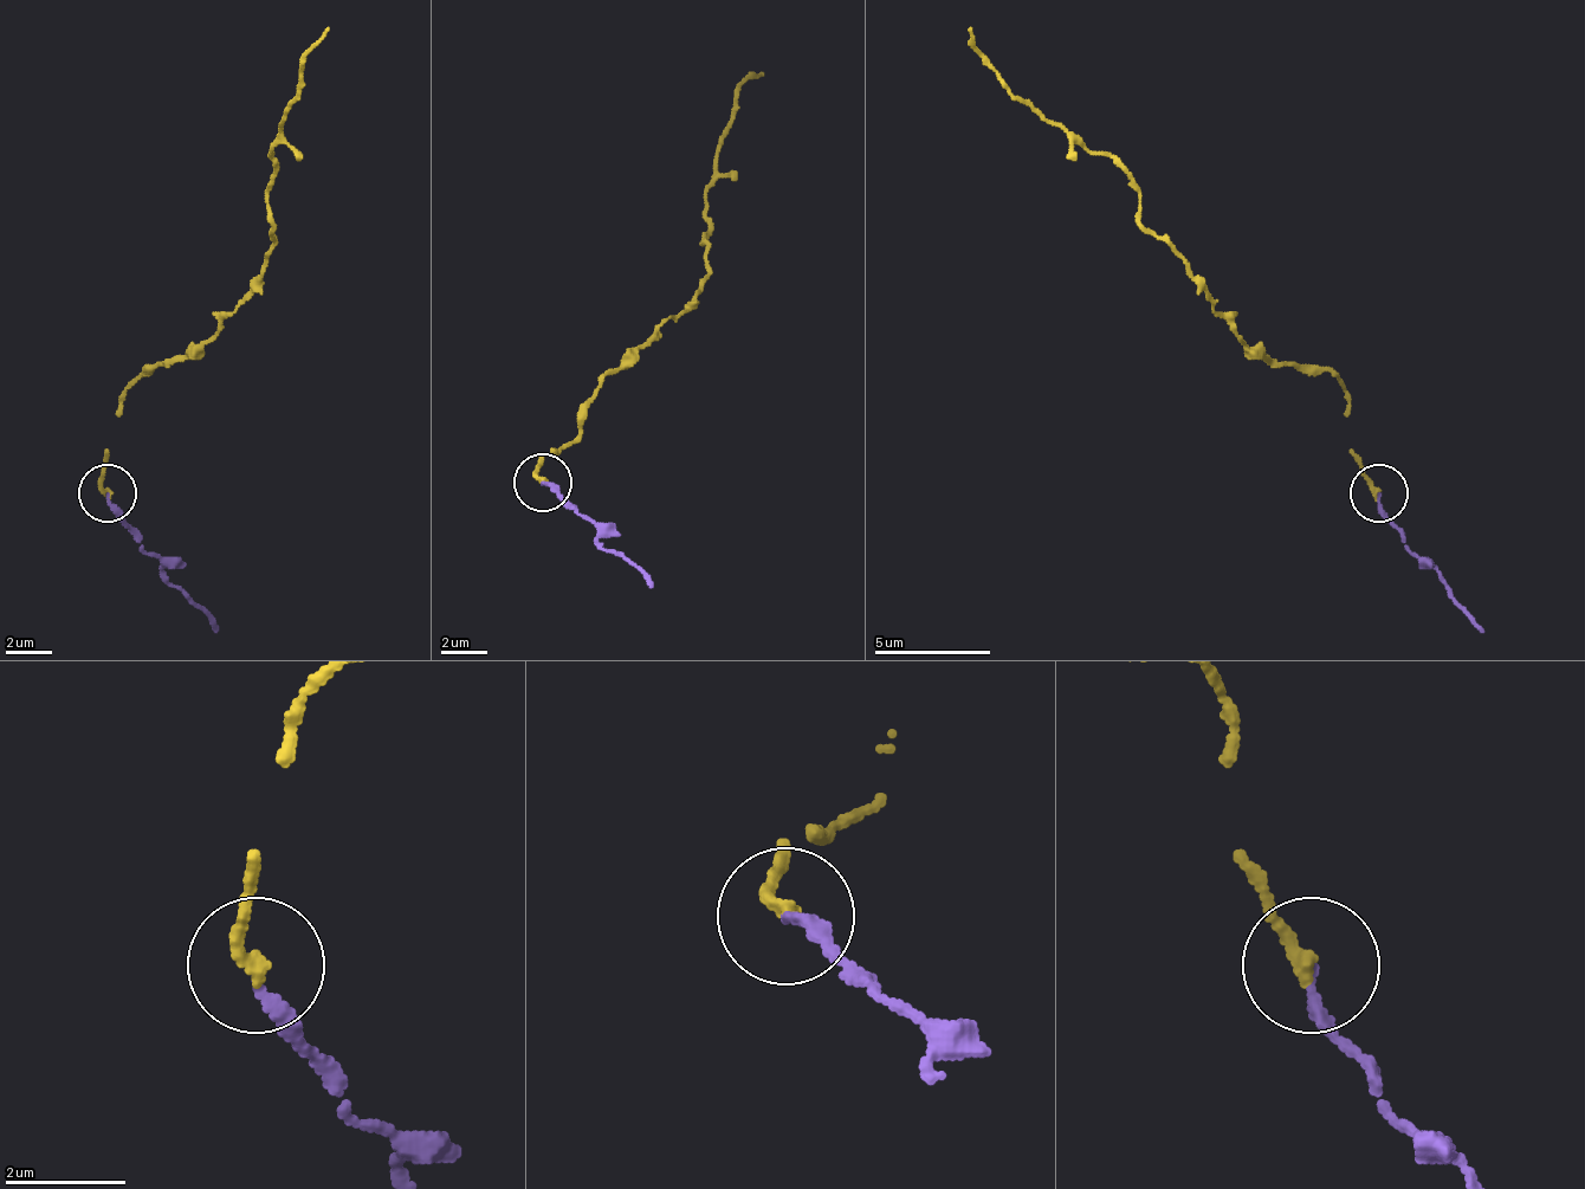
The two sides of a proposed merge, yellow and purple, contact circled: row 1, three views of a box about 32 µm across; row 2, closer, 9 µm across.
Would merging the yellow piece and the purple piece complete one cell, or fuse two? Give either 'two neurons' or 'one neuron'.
one neuron

